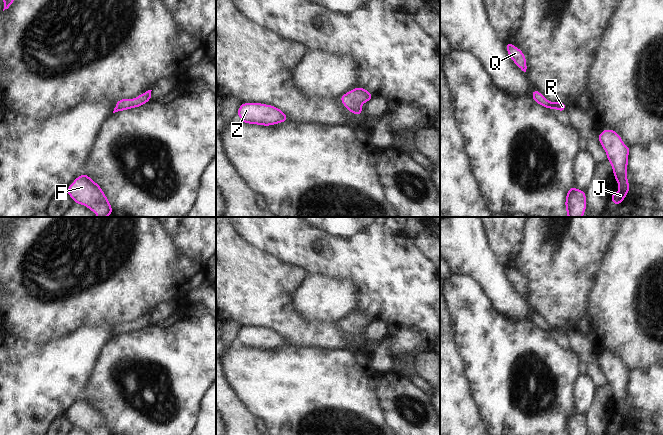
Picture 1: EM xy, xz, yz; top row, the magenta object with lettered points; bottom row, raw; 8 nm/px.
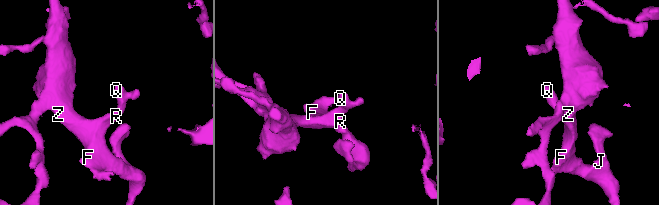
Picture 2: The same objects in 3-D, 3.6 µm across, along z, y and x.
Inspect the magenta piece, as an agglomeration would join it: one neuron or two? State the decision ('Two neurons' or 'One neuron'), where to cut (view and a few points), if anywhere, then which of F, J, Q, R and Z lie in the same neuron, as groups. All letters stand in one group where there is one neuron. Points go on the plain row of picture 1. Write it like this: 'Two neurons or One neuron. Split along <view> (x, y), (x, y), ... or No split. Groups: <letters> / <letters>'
One neuron. No split. Groups: F J Q R Z

